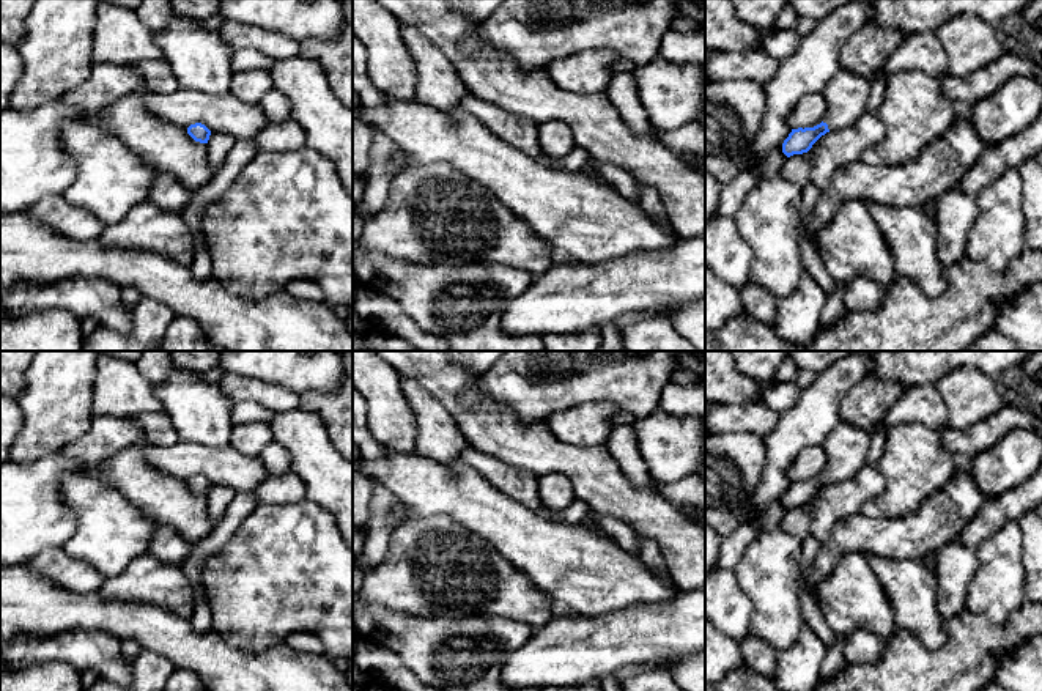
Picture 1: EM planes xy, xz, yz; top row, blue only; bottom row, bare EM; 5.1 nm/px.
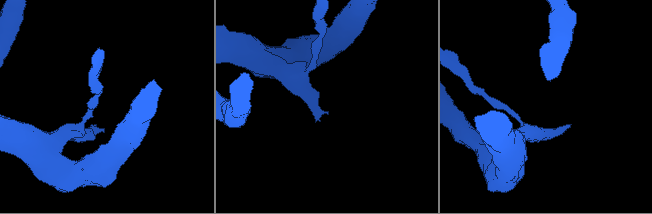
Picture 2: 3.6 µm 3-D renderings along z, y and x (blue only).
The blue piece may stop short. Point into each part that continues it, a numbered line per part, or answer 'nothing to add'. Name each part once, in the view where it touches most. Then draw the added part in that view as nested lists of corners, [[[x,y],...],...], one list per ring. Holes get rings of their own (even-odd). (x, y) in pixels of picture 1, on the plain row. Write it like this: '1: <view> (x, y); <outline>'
1: yz (847, 447); [[[841,422],[823,442],[828,456],[823,475],[830,485],[847,480],[867,466],[869,445],[869,430]]]

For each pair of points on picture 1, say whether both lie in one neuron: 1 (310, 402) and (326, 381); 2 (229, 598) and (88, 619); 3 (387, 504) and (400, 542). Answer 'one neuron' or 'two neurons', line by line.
1: two neurons
2: two neurons
3: two neurons

